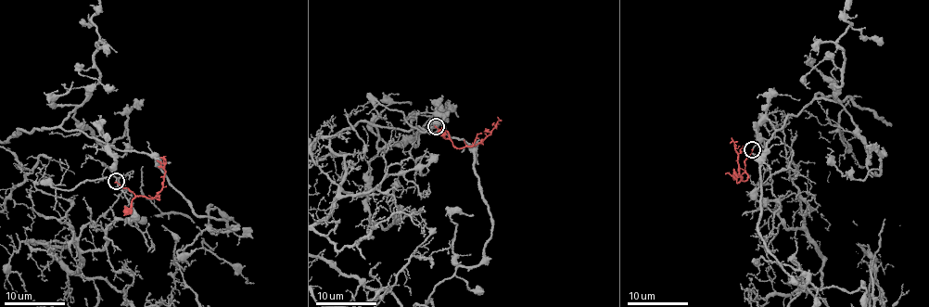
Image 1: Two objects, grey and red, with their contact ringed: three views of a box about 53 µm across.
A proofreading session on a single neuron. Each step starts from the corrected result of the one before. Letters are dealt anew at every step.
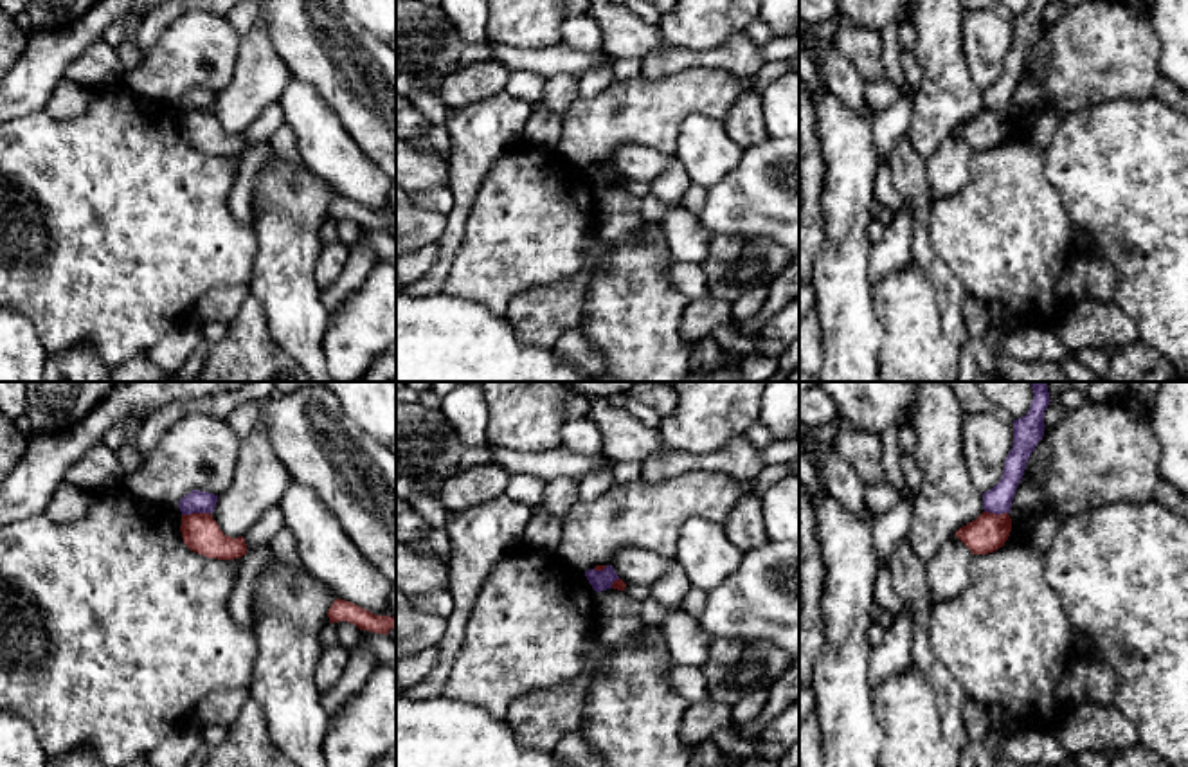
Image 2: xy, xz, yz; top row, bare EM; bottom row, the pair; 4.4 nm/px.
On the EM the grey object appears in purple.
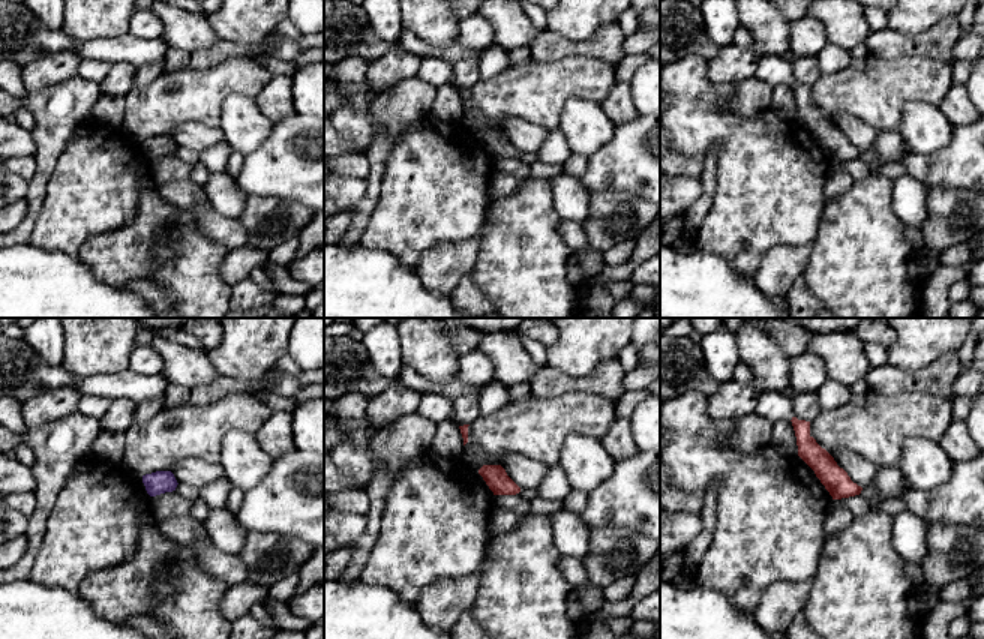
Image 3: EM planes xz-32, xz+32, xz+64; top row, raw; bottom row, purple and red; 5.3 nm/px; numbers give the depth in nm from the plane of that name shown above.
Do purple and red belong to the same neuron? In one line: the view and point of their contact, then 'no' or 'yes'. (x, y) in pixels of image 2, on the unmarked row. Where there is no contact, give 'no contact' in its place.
meets purple in xy at (195, 108); no

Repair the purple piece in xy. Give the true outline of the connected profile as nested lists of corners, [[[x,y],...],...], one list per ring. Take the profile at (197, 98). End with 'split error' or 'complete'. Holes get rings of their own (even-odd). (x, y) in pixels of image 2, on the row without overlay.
[[[193,86],[180,95],[178,104],[182,112],[191,110],[212,110],[218,99],[218,92],[209,88]]]; complete

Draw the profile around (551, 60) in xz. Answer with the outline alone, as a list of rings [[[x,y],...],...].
[[[491,43],[491,50],[493,59],[499,59],[509,70],[529,70],[544,77],[554,76],[558,72],[581,77],[590,68],[608,59],[603,50],[587,54],[574,52],[565,49],[562,43],[545,49],[518,49],[504,43]]]

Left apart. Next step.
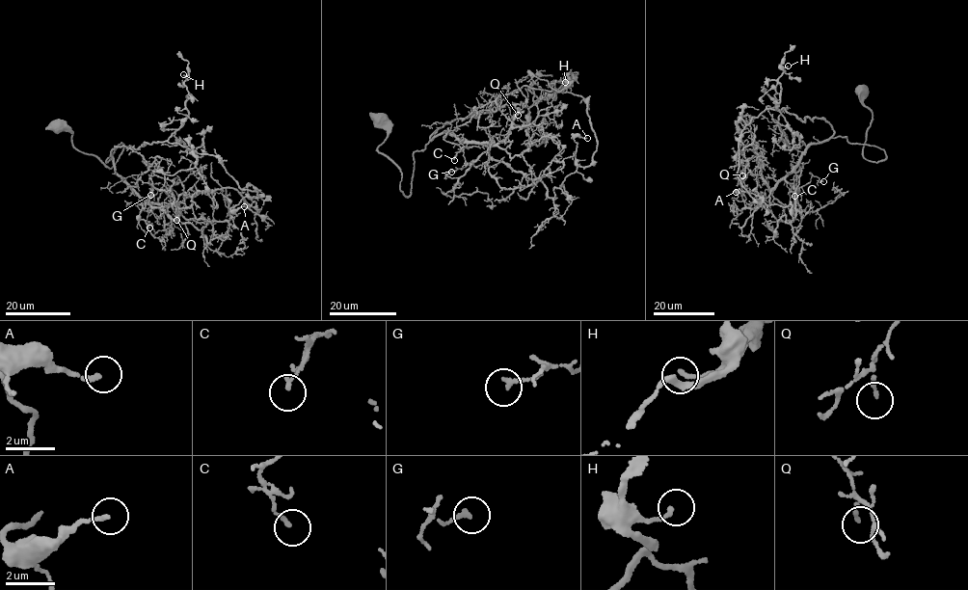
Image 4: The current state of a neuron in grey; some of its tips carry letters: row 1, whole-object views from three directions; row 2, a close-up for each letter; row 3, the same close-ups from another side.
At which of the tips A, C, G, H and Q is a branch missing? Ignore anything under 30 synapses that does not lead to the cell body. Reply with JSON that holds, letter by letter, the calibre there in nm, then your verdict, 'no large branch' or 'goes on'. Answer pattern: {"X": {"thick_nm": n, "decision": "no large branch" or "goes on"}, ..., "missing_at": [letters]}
{"A": {"thick_nm": 170, "decision": "no large branch"}, "C": {"thick_nm": 140, "decision": "no large branch"}, "G": {"thick_nm": 170, "decision": "no large branch"}, "H": {"thick_nm": 150, "decision": "no large branch"}, "Q": {"thick_nm": 100, "decision": "no large branch"}, "missing_at": []}

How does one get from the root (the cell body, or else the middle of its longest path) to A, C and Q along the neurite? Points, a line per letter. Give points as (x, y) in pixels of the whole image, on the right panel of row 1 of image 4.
A: (862, 92), (864, 158), (884, 159), (767, 106), (738, 145), (738, 175), (763, 201), (736, 192)
C: (862, 92), (873, 114), (864, 158), (886, 157), (883, 149), (840, 136), (811, 145), (794, 171), (794, 196)
Q: (862, 92), (873, 114), (864, 158), (884, 159), (838, 136), (811, 145), (772, 189), (757, 157), (742, 175)

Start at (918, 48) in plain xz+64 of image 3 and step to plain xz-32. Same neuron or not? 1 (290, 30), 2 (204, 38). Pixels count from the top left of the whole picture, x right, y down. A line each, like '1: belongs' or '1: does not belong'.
1: does not belong
2: does not belong

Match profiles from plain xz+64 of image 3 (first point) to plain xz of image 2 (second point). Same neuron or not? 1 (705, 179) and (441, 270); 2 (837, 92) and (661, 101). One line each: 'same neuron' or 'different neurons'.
1: same neuron
2: same neuron

